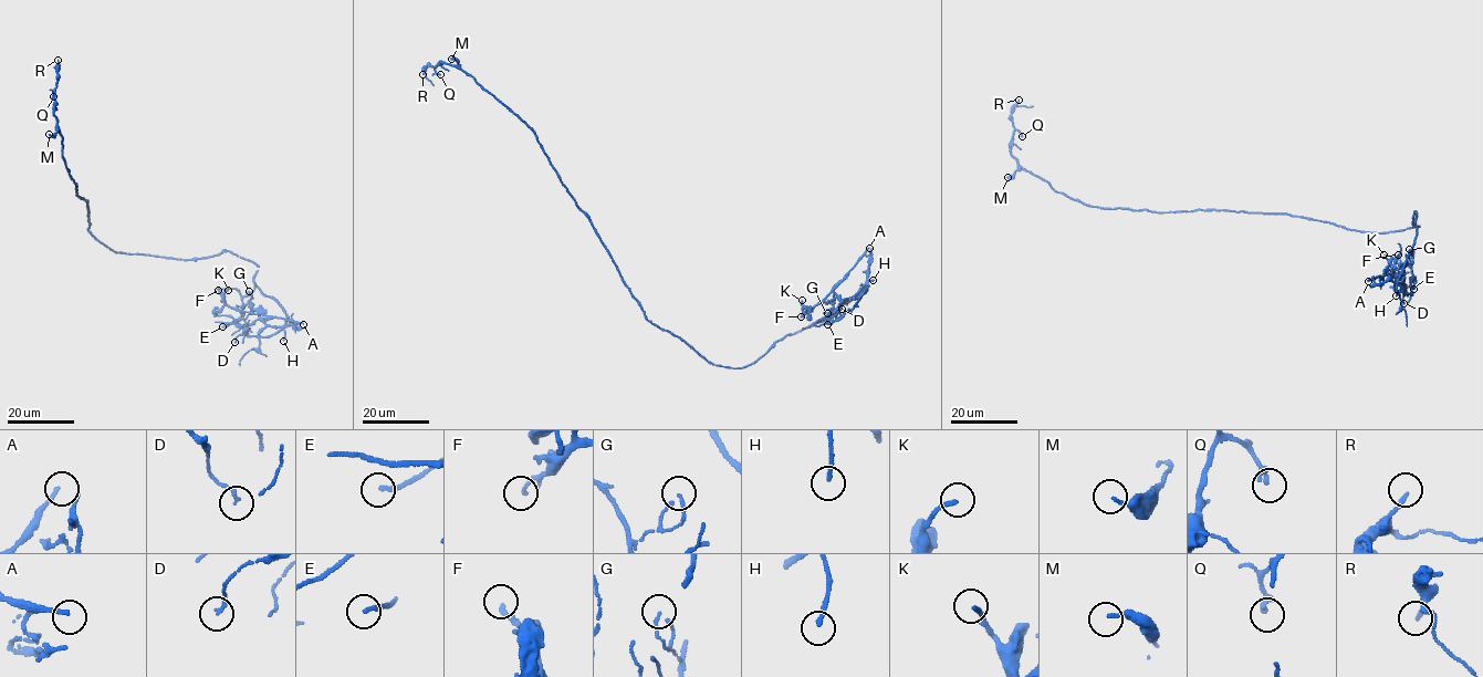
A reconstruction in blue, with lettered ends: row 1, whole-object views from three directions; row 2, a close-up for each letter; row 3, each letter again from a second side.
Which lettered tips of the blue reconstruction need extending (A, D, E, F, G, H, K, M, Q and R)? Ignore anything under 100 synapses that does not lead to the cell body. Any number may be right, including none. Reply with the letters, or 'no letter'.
H

